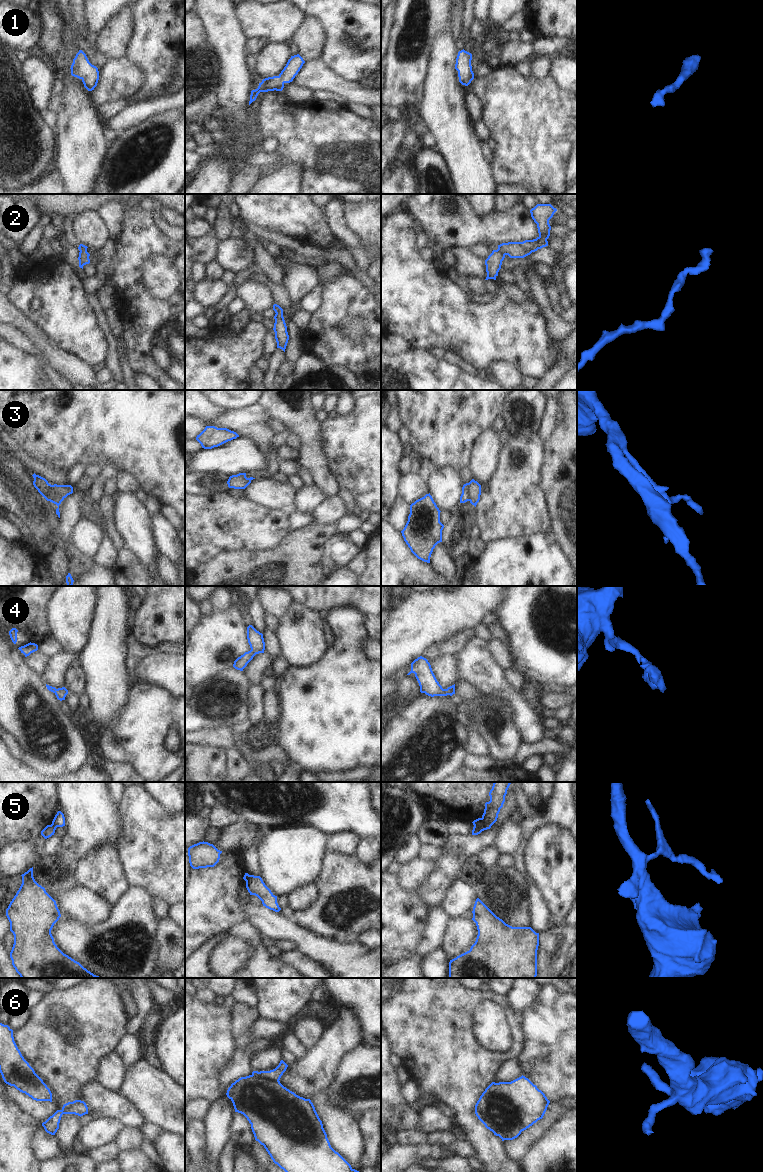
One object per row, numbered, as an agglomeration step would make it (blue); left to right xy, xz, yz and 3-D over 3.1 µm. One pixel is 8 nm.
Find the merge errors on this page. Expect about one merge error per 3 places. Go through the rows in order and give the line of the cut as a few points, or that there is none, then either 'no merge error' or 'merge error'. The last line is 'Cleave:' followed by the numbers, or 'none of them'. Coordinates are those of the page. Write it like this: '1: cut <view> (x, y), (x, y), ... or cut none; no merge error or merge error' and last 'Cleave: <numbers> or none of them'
1: cut none; no merge error
2: cut none; no merge error
3: cut none; no merge error
4: cut none; no merge error
5: cut yz (474, 824), (482, 830); merge error
6: cut xy (62, 1109), (65, 1113); merge error
Cleave: 5, 6

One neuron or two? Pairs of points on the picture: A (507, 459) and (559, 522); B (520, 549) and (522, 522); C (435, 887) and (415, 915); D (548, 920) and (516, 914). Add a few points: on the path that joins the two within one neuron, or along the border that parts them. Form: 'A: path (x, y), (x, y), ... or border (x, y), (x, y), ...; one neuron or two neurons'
A: border (542, 486), (549, 514), (550, 527); two neurons
B: border (544, 532), (498, 539); two neurons
C: border (415, 891), (429, 906); two neurons
D: border (526, 894), (529, 900), (529, 926); two neurons

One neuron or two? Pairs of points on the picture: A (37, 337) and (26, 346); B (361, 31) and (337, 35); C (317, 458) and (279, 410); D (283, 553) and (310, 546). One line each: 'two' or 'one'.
A: two
B: one
C: one
D: one

